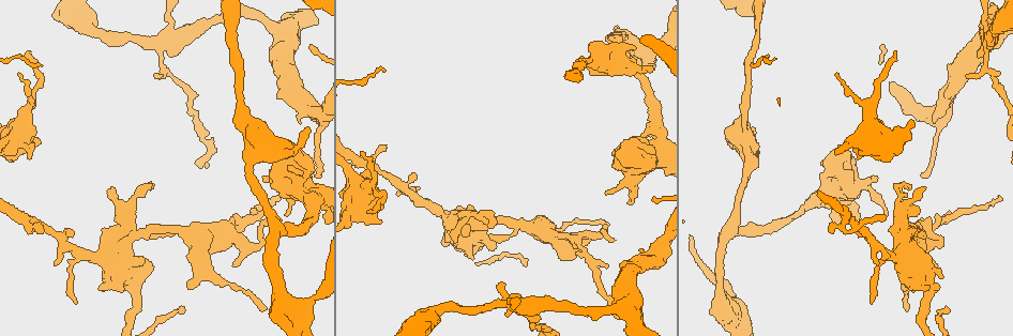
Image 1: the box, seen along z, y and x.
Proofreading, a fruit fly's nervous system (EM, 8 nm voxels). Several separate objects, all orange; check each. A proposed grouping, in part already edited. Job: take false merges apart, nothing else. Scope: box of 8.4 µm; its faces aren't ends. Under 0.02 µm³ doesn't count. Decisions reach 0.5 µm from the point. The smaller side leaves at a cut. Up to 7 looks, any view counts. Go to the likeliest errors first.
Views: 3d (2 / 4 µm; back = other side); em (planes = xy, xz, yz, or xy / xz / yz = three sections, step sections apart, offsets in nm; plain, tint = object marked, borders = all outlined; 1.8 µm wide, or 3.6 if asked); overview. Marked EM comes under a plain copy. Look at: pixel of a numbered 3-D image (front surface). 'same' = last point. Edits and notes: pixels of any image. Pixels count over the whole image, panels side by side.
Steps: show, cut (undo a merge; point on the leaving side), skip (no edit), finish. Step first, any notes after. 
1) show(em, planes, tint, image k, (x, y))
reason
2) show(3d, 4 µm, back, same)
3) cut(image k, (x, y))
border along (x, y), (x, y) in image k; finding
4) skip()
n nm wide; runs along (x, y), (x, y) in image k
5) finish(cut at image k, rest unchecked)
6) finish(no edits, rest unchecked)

show(em, planes, tint, image 1, (627, 38))
four-way junction

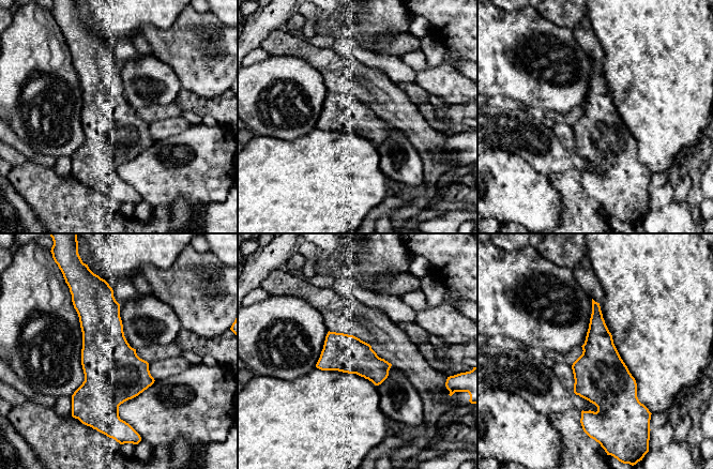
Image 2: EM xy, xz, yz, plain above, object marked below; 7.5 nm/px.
skip()
all the same neuron

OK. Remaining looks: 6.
show(em, xy, step 16, tint, image 1, (385, 174))
a fork

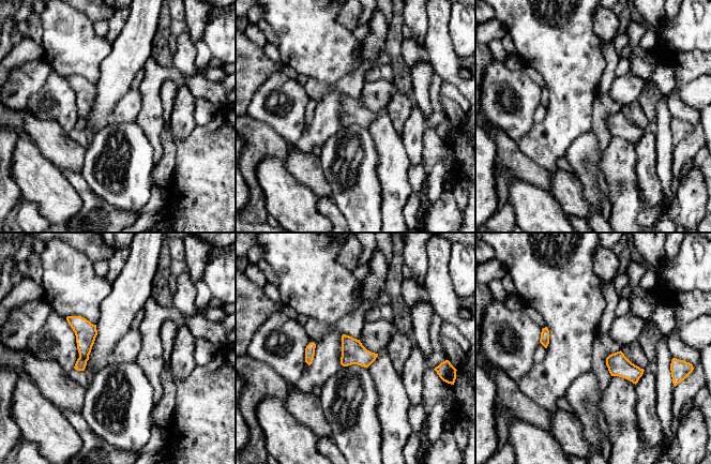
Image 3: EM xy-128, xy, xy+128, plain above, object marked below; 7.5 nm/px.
skip()
20 nm wide; continuous, no second neuron

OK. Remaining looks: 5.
show(em, planes, tint, image 1, (499, 304))
sudden change in width

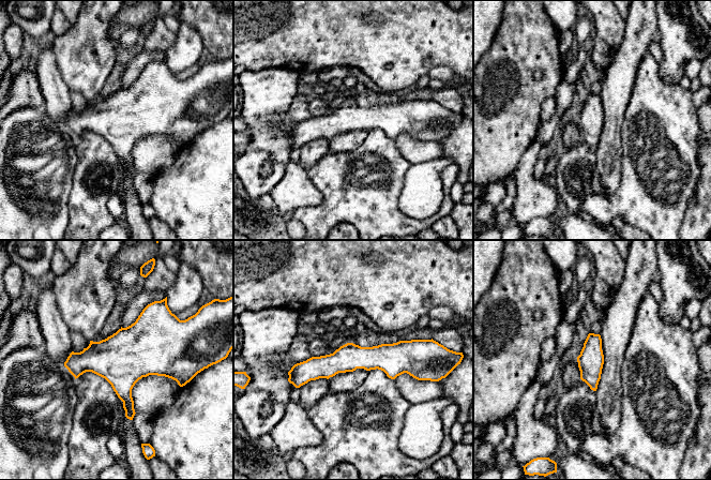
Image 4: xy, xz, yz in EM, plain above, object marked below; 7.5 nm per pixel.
skip()
runs along (418, 355), (349, 357), (291, 376) in image 4; one neuron here

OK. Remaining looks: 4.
finish(no edits, rest unchecked)

